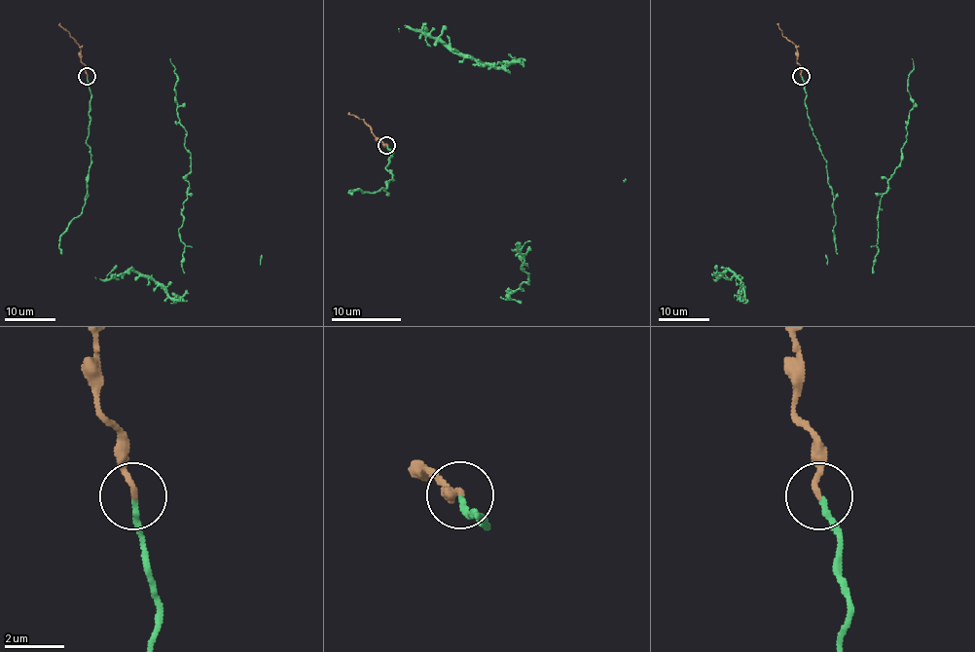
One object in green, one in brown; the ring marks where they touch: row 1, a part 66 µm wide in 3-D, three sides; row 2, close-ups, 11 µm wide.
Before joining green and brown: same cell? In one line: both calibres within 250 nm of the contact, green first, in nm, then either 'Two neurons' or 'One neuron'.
Thickness 190 nm (green) against 190 nm. Two neurons

